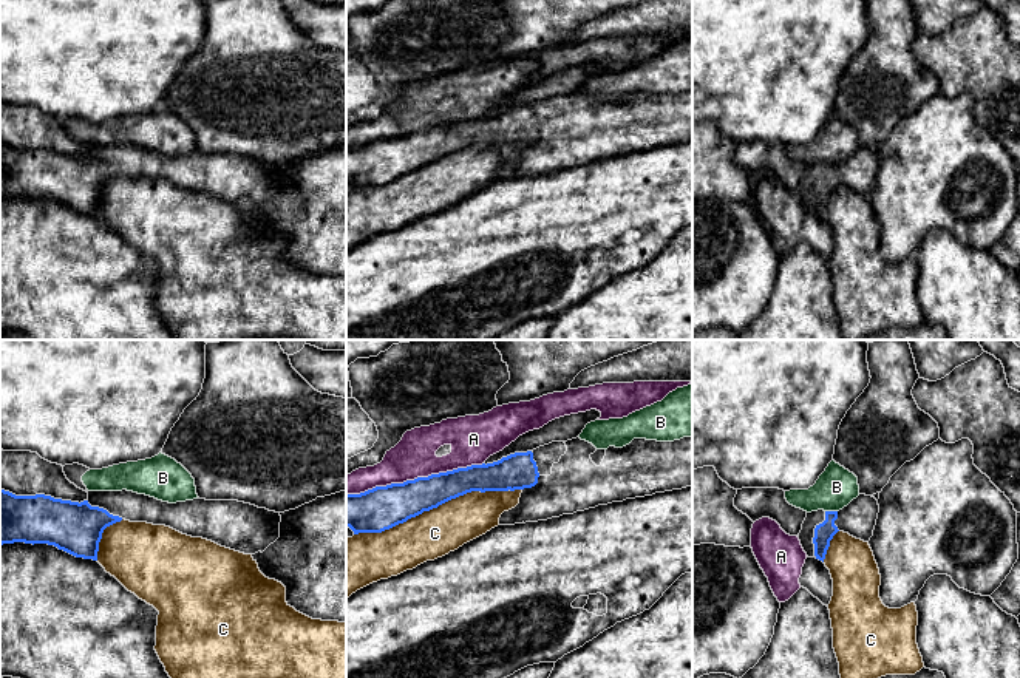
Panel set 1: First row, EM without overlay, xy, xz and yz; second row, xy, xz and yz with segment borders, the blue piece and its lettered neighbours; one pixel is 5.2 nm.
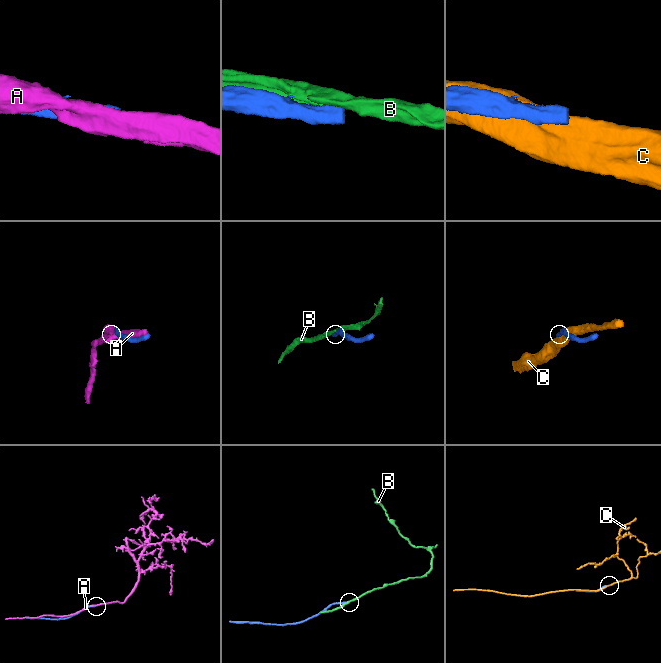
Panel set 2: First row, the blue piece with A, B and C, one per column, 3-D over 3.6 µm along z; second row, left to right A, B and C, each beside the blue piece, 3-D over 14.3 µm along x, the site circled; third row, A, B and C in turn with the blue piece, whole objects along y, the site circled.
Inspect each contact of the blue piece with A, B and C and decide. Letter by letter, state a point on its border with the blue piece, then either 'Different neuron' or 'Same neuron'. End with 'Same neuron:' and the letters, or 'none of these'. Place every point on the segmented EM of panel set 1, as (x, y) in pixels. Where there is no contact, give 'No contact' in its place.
A: Touches blue at xz (414, 479). Different neuron
B: Touches blue at yz (832, 511). Different neuron
C: Touches blue at xz (438, 505). Different neuron
Same neuron: none of these

